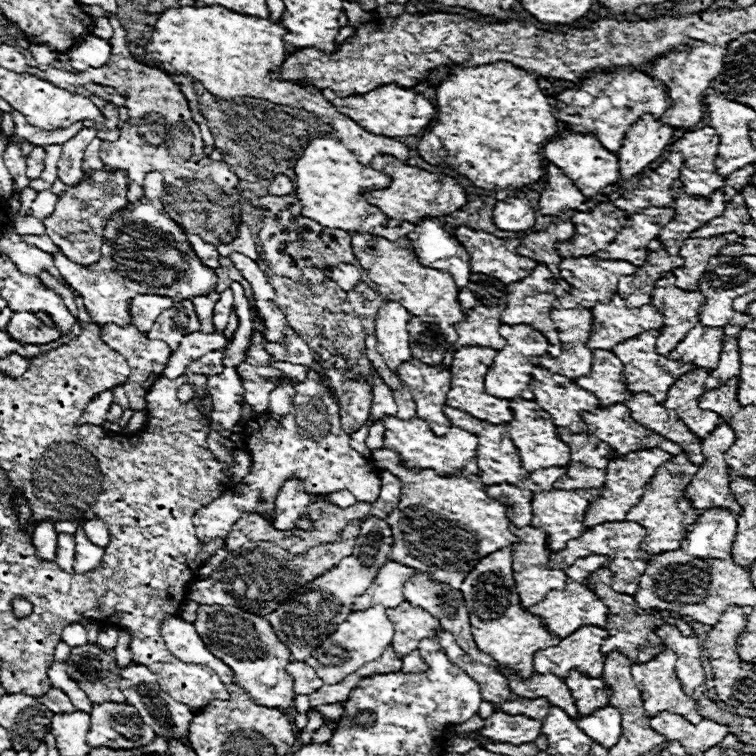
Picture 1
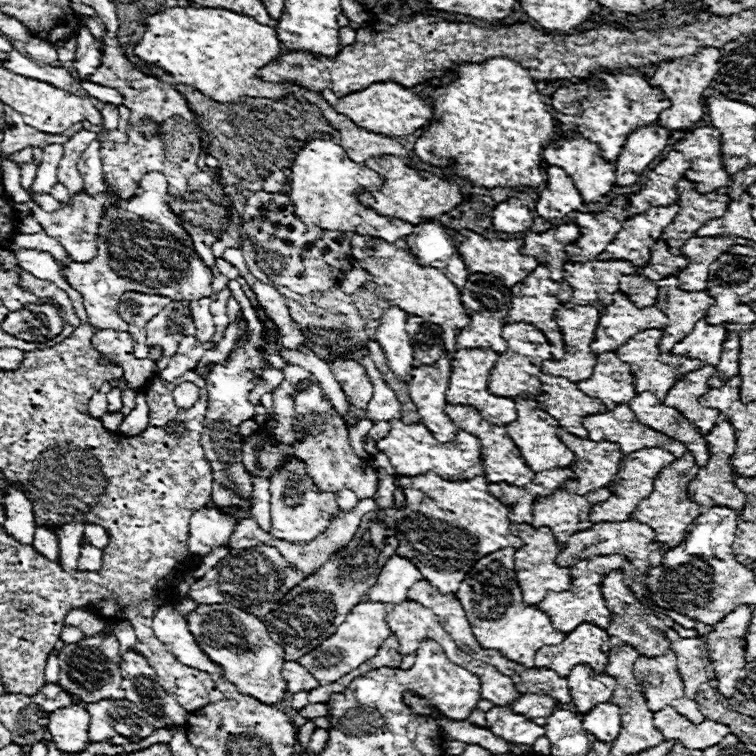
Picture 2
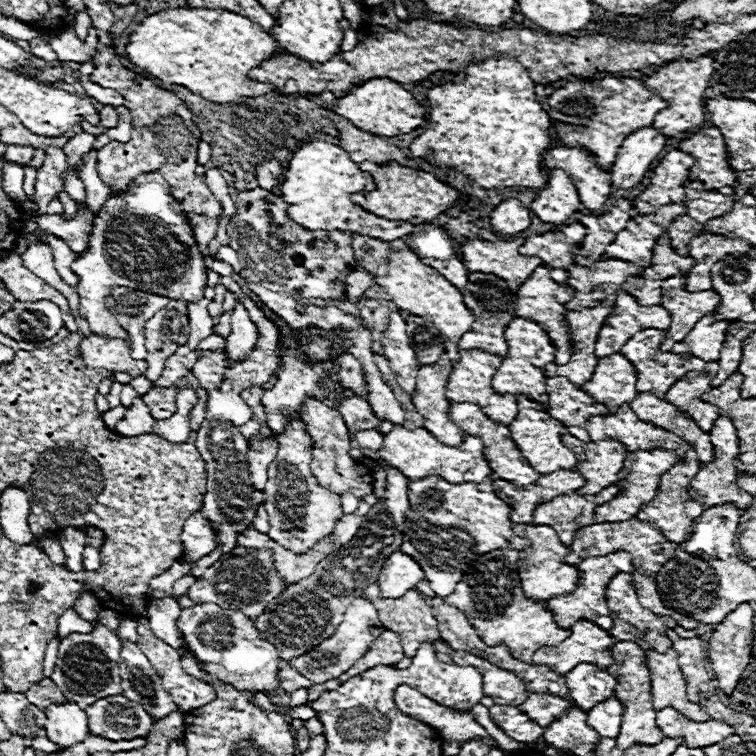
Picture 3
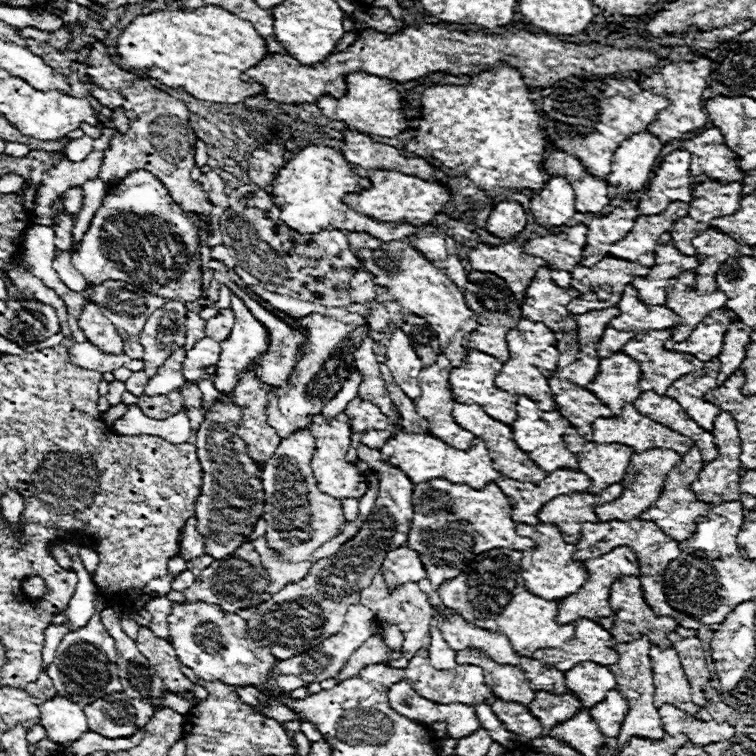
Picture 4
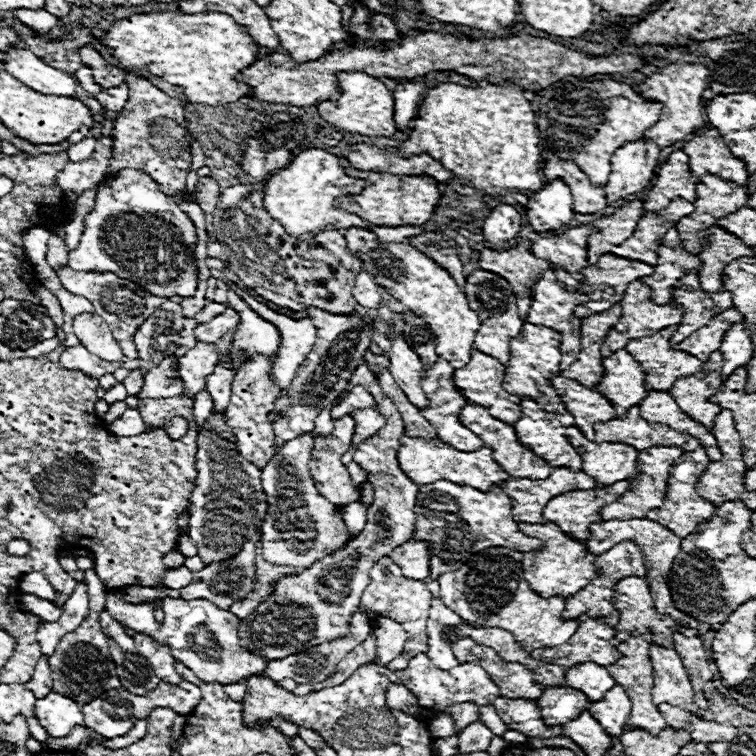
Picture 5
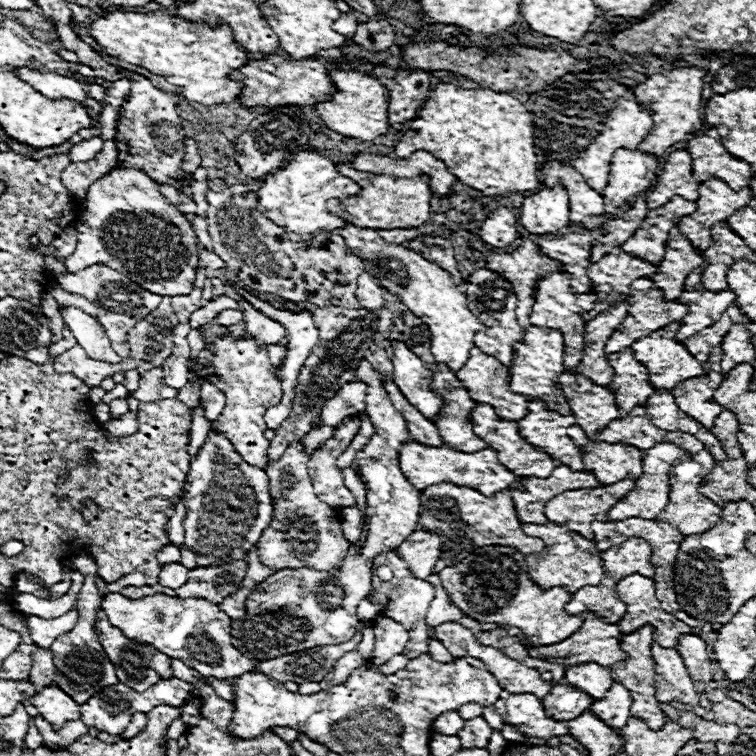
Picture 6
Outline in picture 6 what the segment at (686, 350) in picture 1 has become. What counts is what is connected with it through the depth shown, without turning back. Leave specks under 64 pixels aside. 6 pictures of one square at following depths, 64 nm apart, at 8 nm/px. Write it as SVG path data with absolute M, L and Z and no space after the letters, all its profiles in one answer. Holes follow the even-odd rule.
M736 304L728 306L728 310L716 320L716 324L696 332L696 336L690 336L686 340L682 340L682 344L688 348L688 352L692 352L692 356L696 356L696 360L700 362L706 362L708 356L710 356L710 350L720 346L724 336L728 334L728 330L732 328L732 324L738 324L738 322L748 322L748 318L740 312L740 308Z

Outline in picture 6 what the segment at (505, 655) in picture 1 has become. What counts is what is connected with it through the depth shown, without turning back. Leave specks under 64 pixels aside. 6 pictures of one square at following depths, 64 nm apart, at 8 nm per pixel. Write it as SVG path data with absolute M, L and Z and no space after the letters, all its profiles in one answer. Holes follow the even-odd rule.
M480 548L474 550L470 556L466 556L460 564L452 566L452 568L444 568L442 572L438 572L444 590L448 592L450 600L454 606L458 606L468 618L478 620L478 622L492 622L498 626L516 626L524 632L524 636L528 638L528 642L532 646L548 646L548 644L558 644L560 640L566 640L568 636L572 636L580 626L582 626L582 616L568 616L564 612L566 602L572 598L570 592L566 592L564 588L552 588L552 590L542 590L540 586L536 586L526 572L526 562L524 556L520 556L520 552L516 552L514 548Z

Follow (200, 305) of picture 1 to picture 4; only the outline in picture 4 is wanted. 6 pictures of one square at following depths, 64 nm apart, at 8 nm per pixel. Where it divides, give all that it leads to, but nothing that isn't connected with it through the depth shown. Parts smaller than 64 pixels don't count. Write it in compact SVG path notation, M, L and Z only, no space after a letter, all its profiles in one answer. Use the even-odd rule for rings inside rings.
M188 312L188 318L186 318L186 344L184 348L192 348L196 344L196 340L202 340L206 334L204 334L204 326L206 326L206 320L200 318L198 312Z

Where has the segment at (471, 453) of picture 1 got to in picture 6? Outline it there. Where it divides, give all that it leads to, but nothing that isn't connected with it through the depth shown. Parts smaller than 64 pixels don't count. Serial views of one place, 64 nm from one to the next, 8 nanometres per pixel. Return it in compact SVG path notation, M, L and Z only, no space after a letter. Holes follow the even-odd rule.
M408 440L408 444L404 444L404 448L400 448L400 468L402 468L404 476L408 476L410 484L420 492L432 484L450 482L456 486L476 488L484 496L492 496L500 490L508 490L512 484L522 480L522 478L516 478L510 470L506 470L498 462L496 450L492 450L492 448L484 448L480 452L466 454L466 452L452 450L446 444L444 446L426 446L426 444L420 444L414 440Z

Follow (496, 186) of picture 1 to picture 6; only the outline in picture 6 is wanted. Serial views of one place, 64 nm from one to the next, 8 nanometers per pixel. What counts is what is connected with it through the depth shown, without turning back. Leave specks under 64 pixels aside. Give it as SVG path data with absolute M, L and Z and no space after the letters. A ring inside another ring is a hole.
M438 84L426 98L418 116L408 122L408 130L410 132L404 132L394 148L398 158L410 156L416 150L432 152L436 158L444 160L460 182L480 190L484 196L502 196L504 192L524 192L542 186L536 176L538 156L532 112L510 92Z

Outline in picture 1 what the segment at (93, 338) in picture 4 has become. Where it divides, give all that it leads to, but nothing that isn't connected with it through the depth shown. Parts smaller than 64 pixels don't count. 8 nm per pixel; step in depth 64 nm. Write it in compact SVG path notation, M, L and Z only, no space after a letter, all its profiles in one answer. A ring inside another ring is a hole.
M152 170L146 174L146 198L128 204L126 210L116 212L104 230L106 244L102 258L92 266L78 266L62 262L62 252L52 254L54 264L62 278L84 296L84 306L96 324L130 324L130 300L136 294L170 296L176 302L192 300L214 290L218 276L212 268L204 266L194 254L184 230L166 214L160 196L164 192L162 174Z

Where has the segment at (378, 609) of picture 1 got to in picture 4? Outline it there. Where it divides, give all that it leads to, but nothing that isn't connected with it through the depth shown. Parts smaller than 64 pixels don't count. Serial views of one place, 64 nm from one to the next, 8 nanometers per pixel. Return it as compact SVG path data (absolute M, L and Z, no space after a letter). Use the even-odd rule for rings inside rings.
M352 606L346 612L344 628L336 636L330 636L328 640L324 640L322 644L318 644L310 652L304 652L300 656L292 656L288 660L278 660L276 666L272 668L272 678L280 676L280 674L294 674L294 676L302 678L308 684L310 682L322 682L322 680L334 678L346 666L346 662L352 656L352 652L356 648L360 648L370 636L378 634L378 630L380 630L380 622L376 620L376 616L374 616L374 612L370 608L366 608L366 606Z

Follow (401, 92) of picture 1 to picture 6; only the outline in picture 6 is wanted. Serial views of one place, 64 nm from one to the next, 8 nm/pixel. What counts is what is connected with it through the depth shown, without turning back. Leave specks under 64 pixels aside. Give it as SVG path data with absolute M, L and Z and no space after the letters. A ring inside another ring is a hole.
M330 70L330 78L336 86L334 100L330 102L318 102L316 114L322 118L322 122L348 138L360 138L360 140L374 140L376 136L388 134L388 90L372 76L360 74L354 70Z

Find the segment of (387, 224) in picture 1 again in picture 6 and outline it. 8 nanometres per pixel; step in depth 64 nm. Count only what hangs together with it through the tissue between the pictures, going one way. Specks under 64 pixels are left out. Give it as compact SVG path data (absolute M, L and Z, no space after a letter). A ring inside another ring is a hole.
M308 150L296 154L276 174L268 174L262 182L262 188L256 194L260 200L260 212L264 212L270 220L284 228L286 234L292 232L298 236L314 236L316 232L328 232L344 228L344 224L348 224L344 218L332 216L332 212L328 212L326 208L326 202L330 198L346 198L356 192L360 192L360 186L354 180L342 176L330 158ZM396 228L392 232L378 232L378 234L382 240L388 240L392 244L404 244L404 242L420 236L420 232L416 228Z

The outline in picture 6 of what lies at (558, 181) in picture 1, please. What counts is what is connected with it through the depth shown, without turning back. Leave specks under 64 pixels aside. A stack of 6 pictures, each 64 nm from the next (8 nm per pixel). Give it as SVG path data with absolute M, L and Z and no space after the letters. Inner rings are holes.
M562 184L524 198L520 224L530 234L556 234L570 224L570 198Z

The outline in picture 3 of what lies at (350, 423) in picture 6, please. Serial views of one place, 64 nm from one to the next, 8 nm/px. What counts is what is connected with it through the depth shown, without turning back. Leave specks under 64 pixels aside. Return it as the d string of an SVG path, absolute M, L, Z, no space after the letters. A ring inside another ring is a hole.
M306 398L300 420L308 428L308 434L312 436L312 474L320 482L322 488L328 488L330 492L342 494L352 492L354 496L362 498L374 492L374 476L366 466L360 466L348 452L350 452L350 434L342 420L342 416L332 410L330 406L318 402L316 398Z

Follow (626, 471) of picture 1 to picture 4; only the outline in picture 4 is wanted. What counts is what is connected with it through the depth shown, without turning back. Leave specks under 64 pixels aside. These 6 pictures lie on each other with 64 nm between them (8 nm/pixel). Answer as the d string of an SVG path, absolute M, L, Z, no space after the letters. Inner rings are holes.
M652 448L652 450L640 452L640 454L636 452L636 456L632 456L632 464L628 464L628 472L626 472L626 476L622 480L624 482L622 496L608 502L608 504L602 504L600 508L596 508L598 520L632 520L632 518L638 518L646 508L650 508L658 500L666 474L678 462L680 462L680 456L674 450Z

